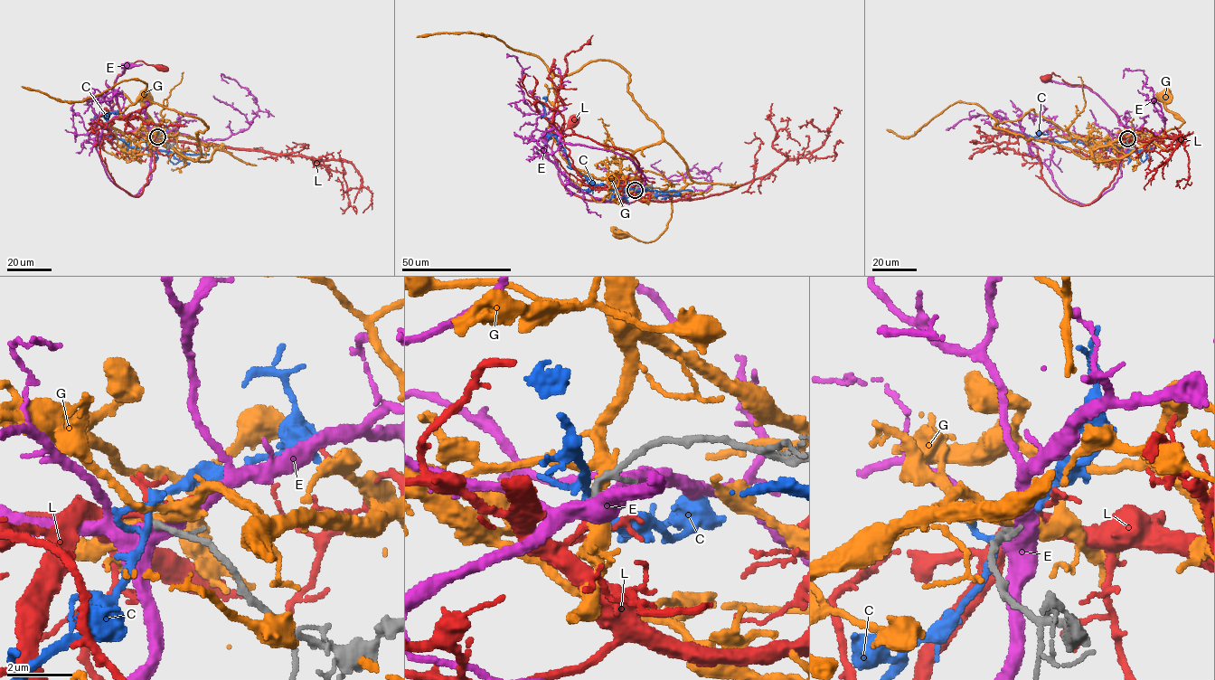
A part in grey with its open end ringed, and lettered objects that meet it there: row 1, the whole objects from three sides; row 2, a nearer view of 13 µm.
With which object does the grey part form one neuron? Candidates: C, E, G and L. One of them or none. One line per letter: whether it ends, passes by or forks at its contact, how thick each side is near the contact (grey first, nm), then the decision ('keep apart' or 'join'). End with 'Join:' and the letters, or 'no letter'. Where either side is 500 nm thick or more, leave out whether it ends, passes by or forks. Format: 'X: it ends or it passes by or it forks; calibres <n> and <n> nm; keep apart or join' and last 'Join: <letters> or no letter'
C: it forks; calibres 140 and 160 nm; keep apart
E: calibres 140 and 550 nm; keep apart
G: it forks; calibres 150 and 240 nm; keep apart
L: it passes by; calibres 130 and 160 nm; join
Join: L

